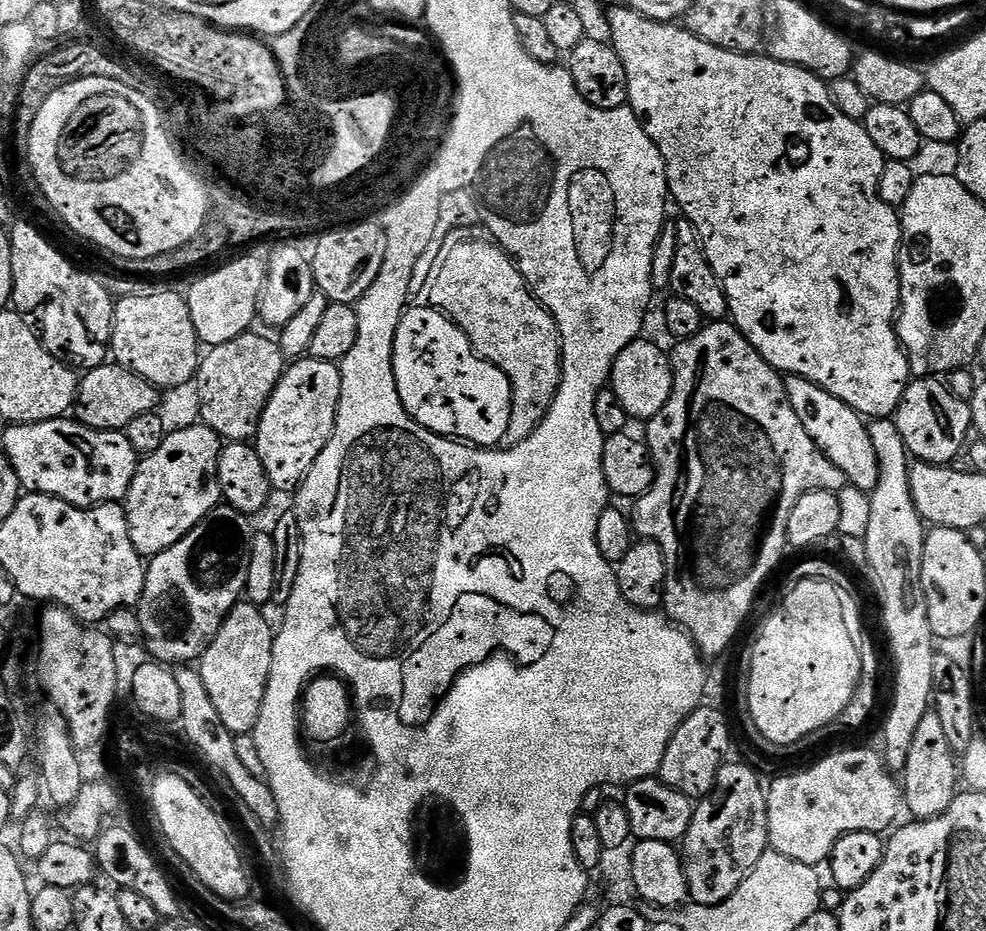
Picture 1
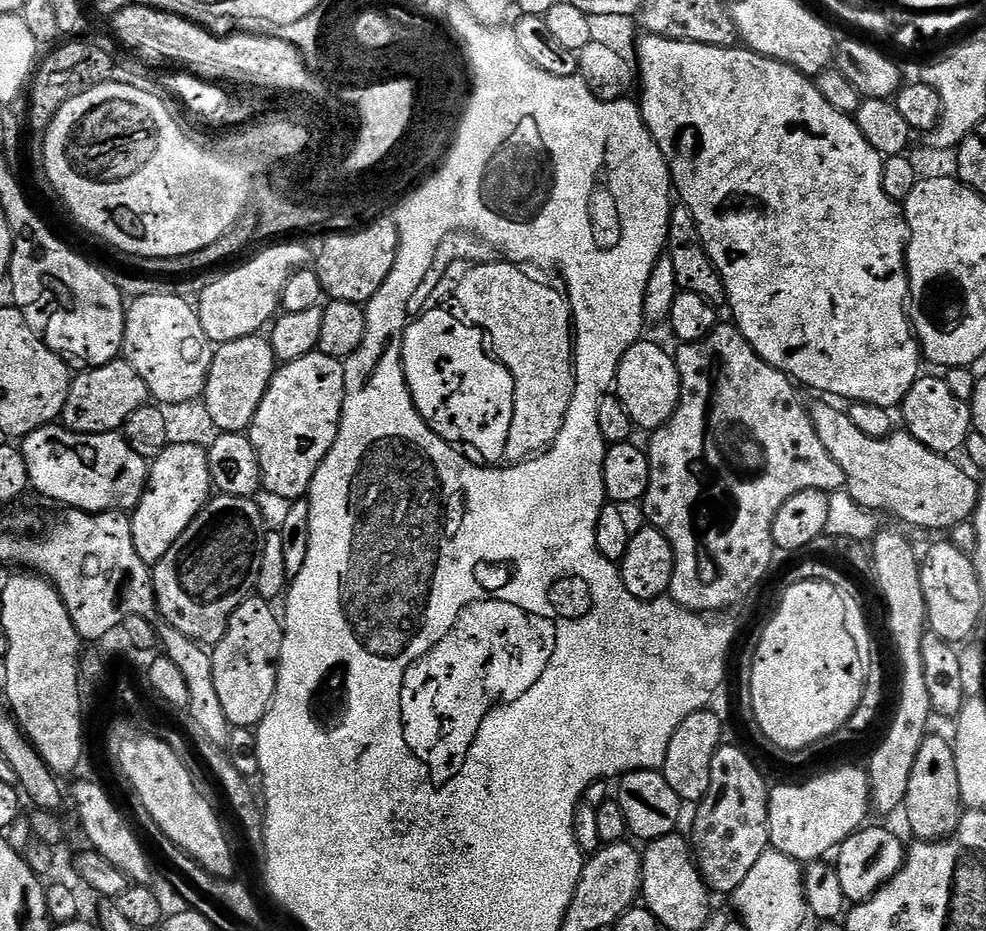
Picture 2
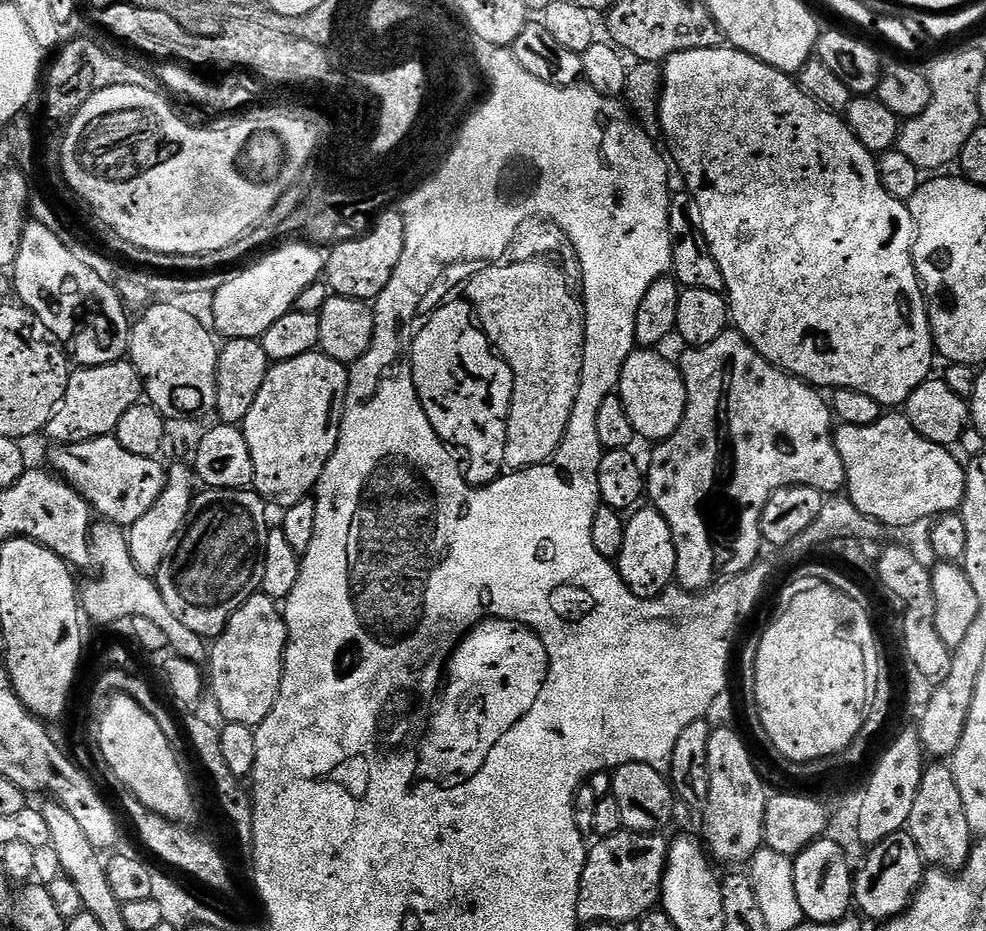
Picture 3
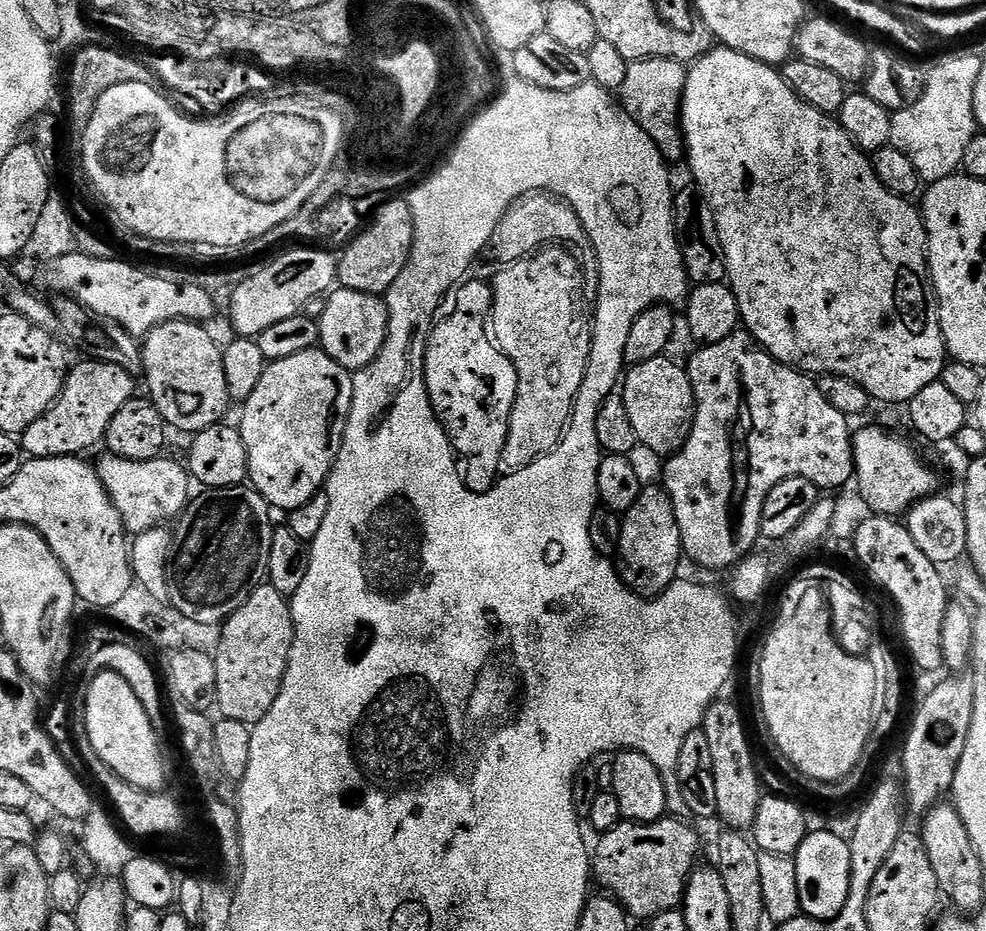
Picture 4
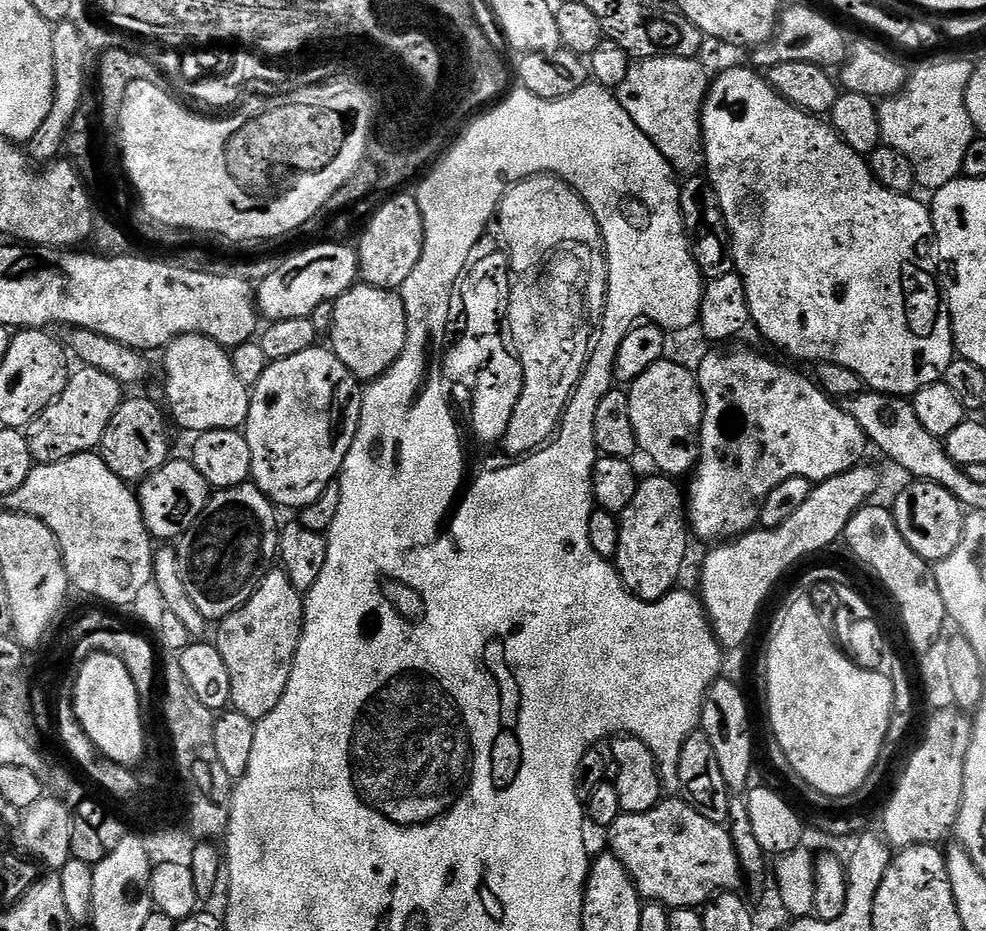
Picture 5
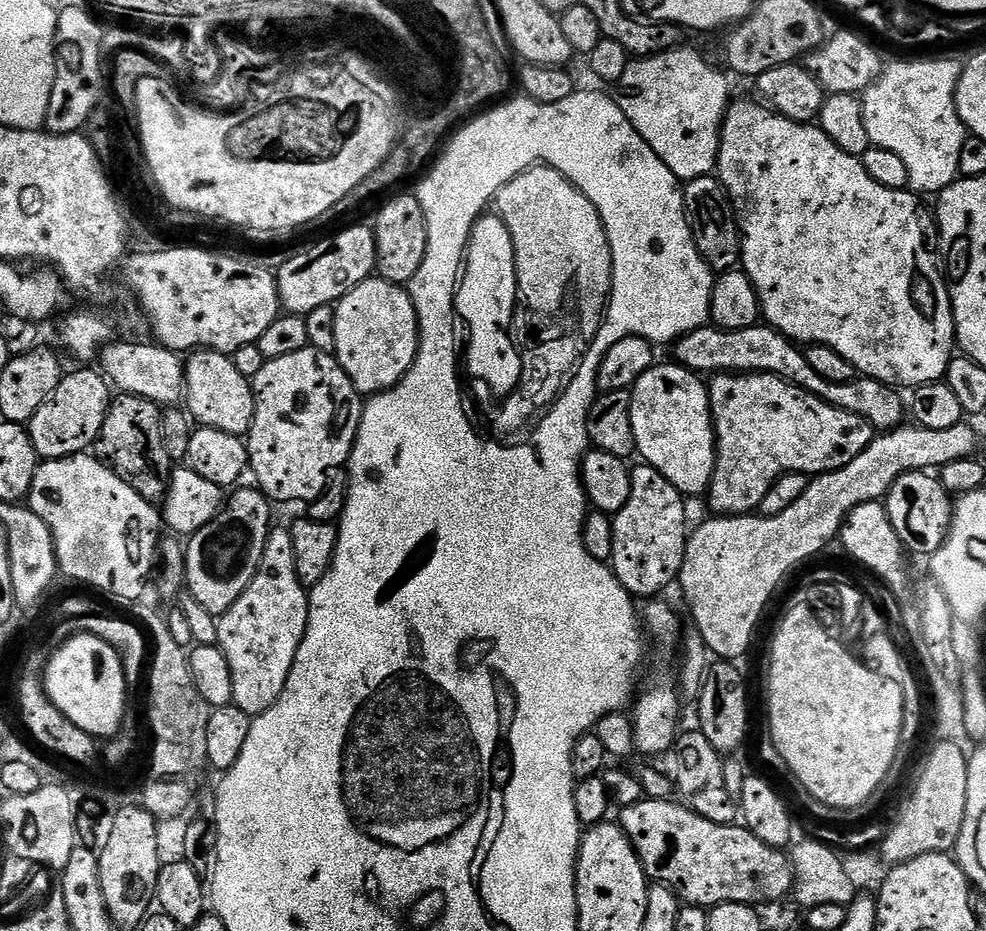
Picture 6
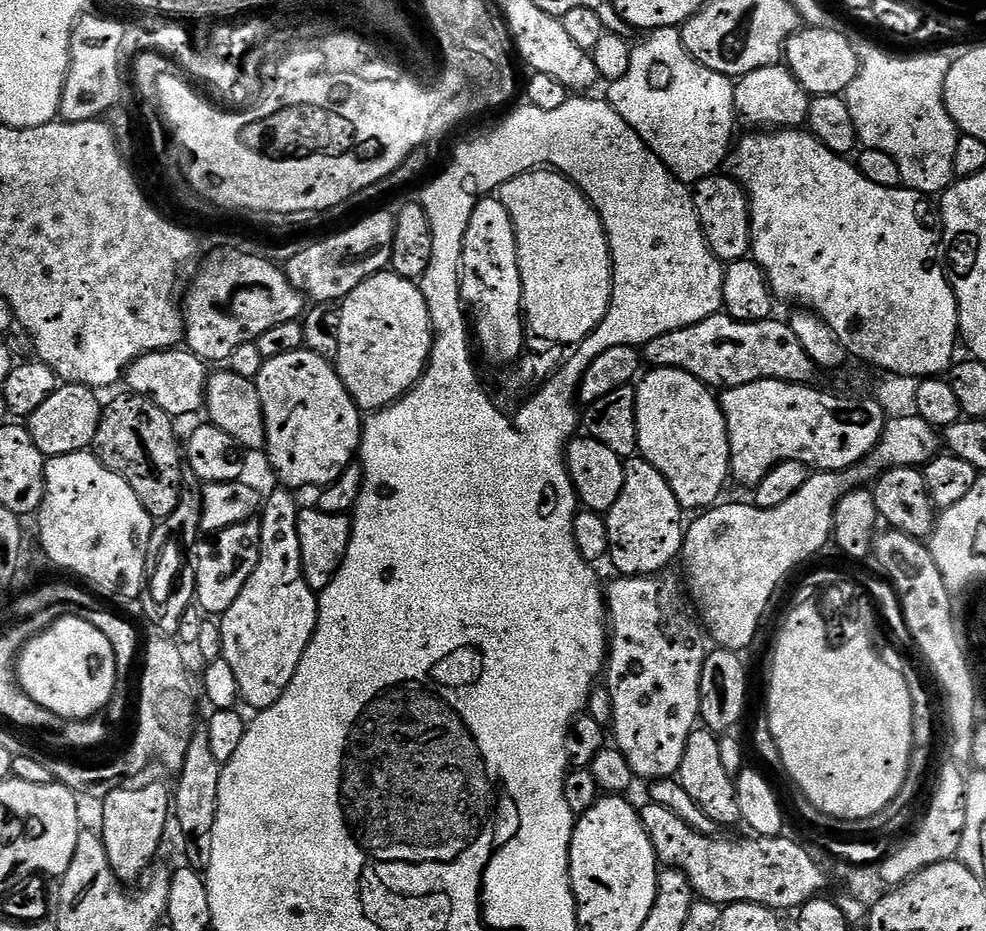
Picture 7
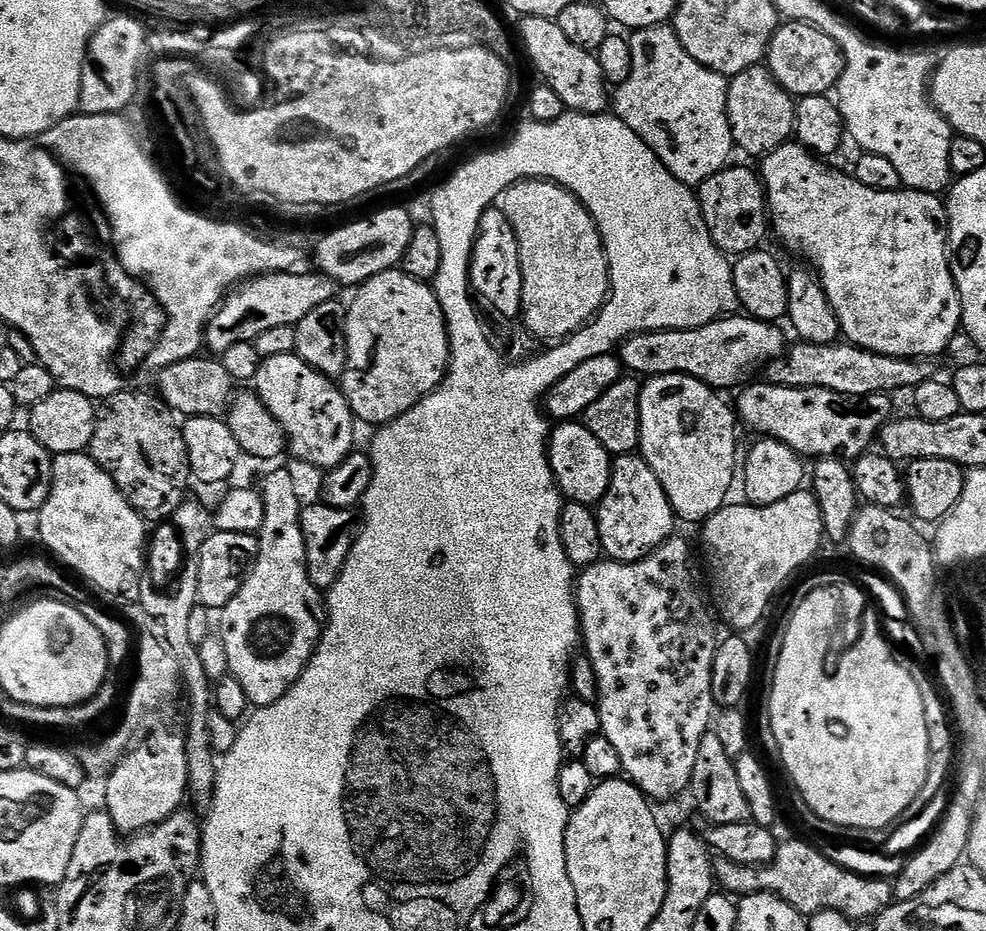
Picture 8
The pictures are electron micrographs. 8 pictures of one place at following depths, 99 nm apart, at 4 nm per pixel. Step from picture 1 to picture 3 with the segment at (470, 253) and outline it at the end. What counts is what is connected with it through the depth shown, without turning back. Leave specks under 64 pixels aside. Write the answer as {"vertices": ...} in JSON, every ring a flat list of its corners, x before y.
{"vertices":[[529,260,520,268,512,263,496,266,496,272,484,272,472,284,472,300,477,312,474,315,493,349,510,366,514,382,512,405,508,415,508,437,504,451,504,468,519,470,546,464,560,449,560,443,570,422,574,402,580,389,580,375,584,365,584,317,581,303,564,288,556,272,543,272,536,260]]}

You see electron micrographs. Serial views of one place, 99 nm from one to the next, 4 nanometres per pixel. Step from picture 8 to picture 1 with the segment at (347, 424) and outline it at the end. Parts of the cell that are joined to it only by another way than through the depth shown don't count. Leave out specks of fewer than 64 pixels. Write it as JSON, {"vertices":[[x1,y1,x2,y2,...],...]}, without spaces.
{"vertices":[[301,358,289,363,260,419,254,447,273,489,295,493,330,442,342,394,339,363]]}

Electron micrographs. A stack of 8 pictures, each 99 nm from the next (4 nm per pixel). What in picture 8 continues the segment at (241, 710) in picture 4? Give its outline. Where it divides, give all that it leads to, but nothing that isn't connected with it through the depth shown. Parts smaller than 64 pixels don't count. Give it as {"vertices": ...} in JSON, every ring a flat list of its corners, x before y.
{"vertices":[[276,466,264,480,266,518,258,533,258,558,244,585,218,616,218,635,226,646,229,673,242,682,249,705,265,708,294,686,326,627,326,600,310,582,306,542,302,538,302,507,287,467]]}

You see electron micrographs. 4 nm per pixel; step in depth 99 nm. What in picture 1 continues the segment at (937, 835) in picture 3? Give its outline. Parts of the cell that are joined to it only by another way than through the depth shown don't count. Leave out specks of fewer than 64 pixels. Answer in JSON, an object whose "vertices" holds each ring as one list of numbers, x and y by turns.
{"vertices":[[930,710,918,722,918,730,914,733,914,743,910,746,910,754,906,758,906,766,902,773,902,804,908,808,917,820,929,820,940,816,950,802,958,795,958,787,962,776,958,771,958,753,949,745,941,719,934,710]]}

